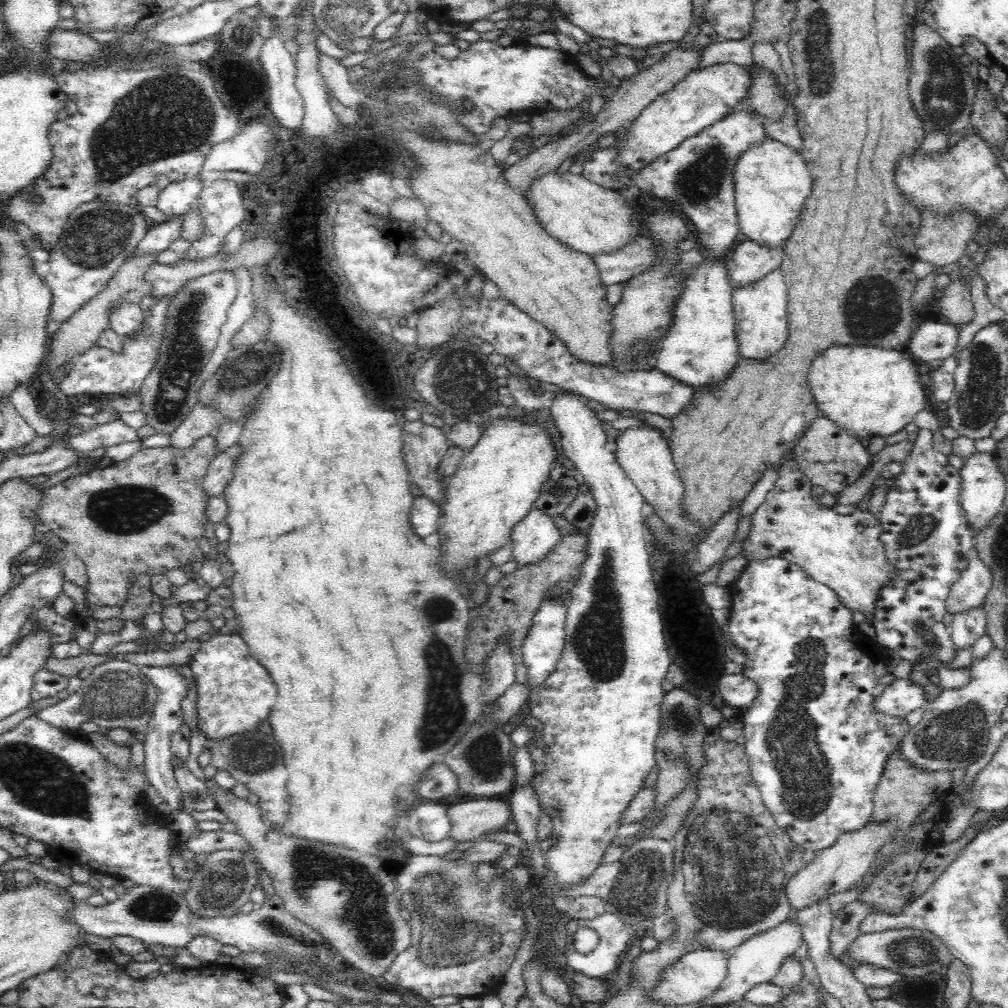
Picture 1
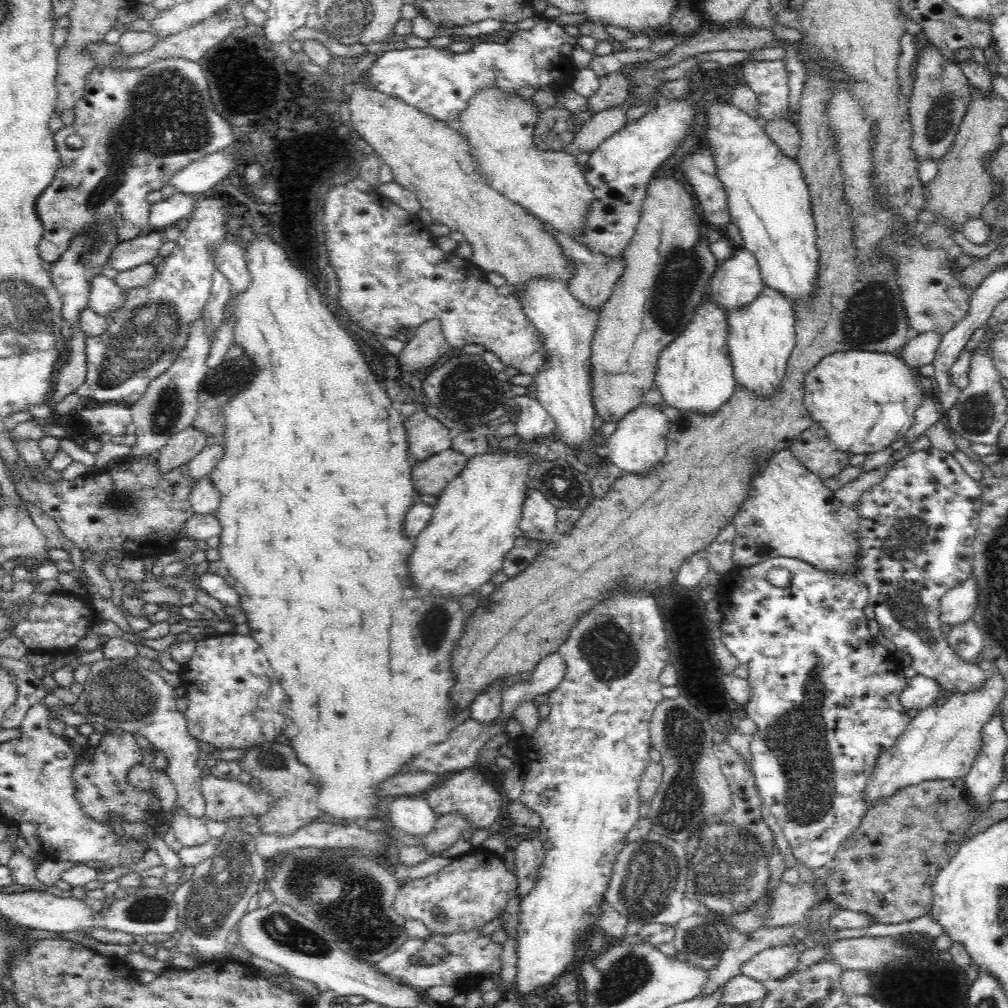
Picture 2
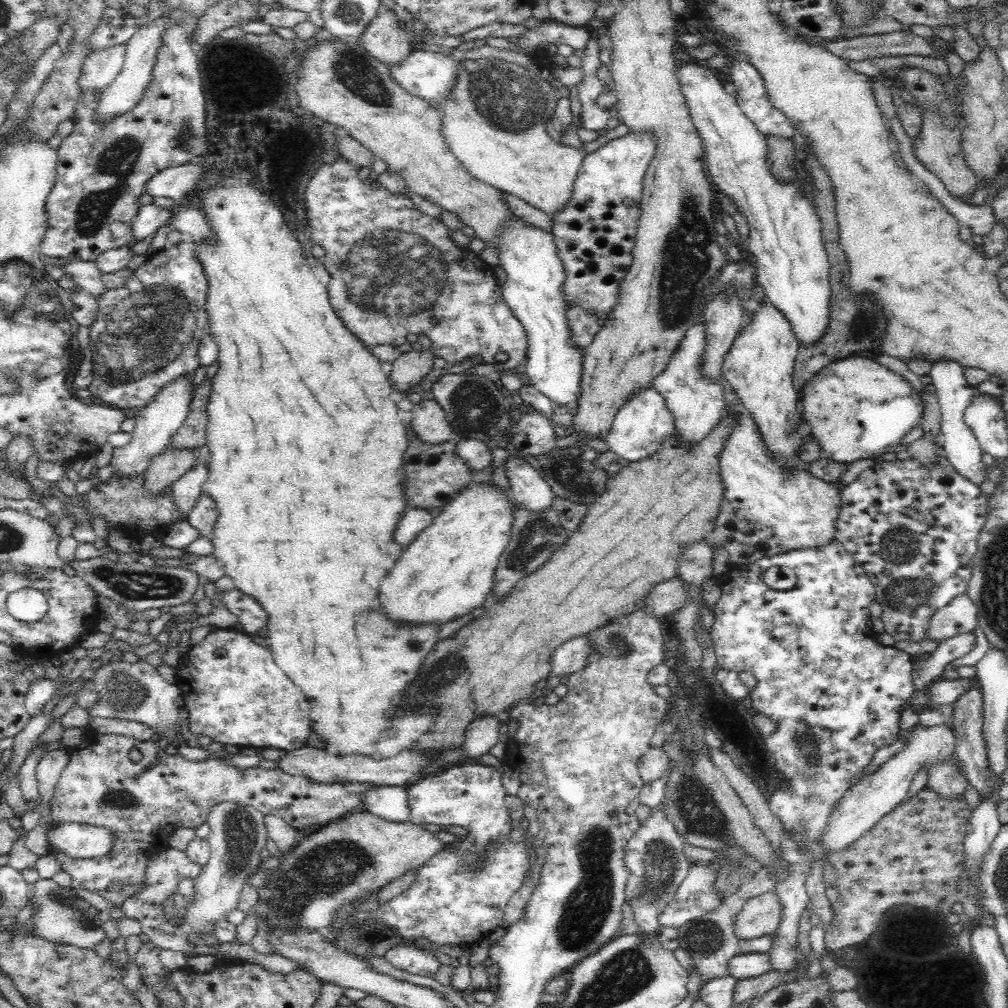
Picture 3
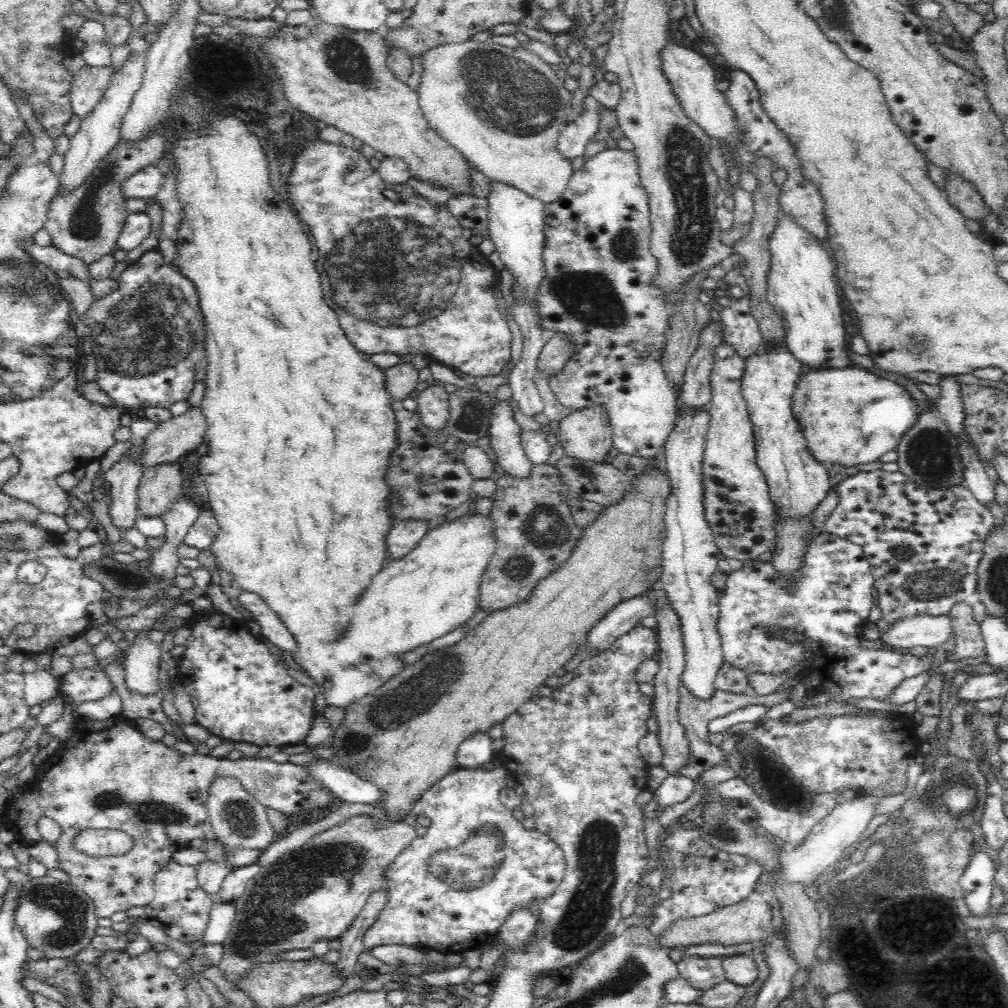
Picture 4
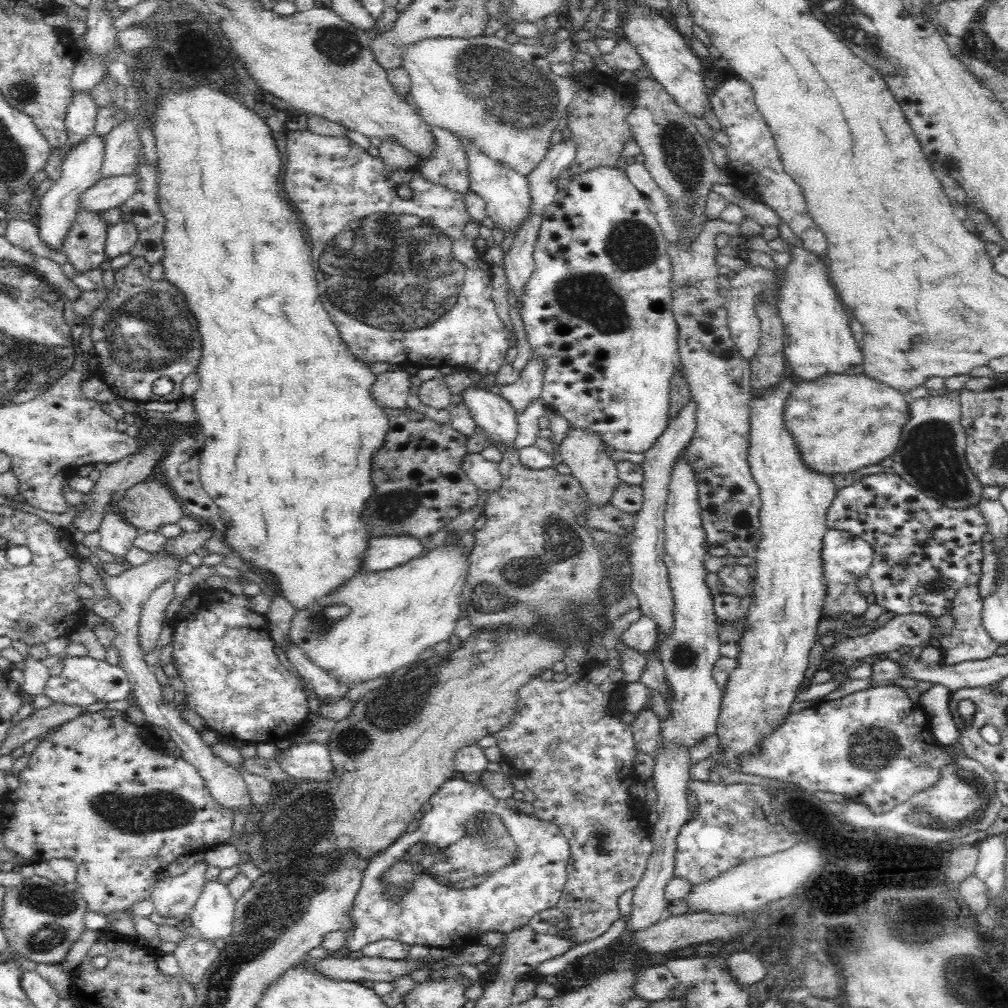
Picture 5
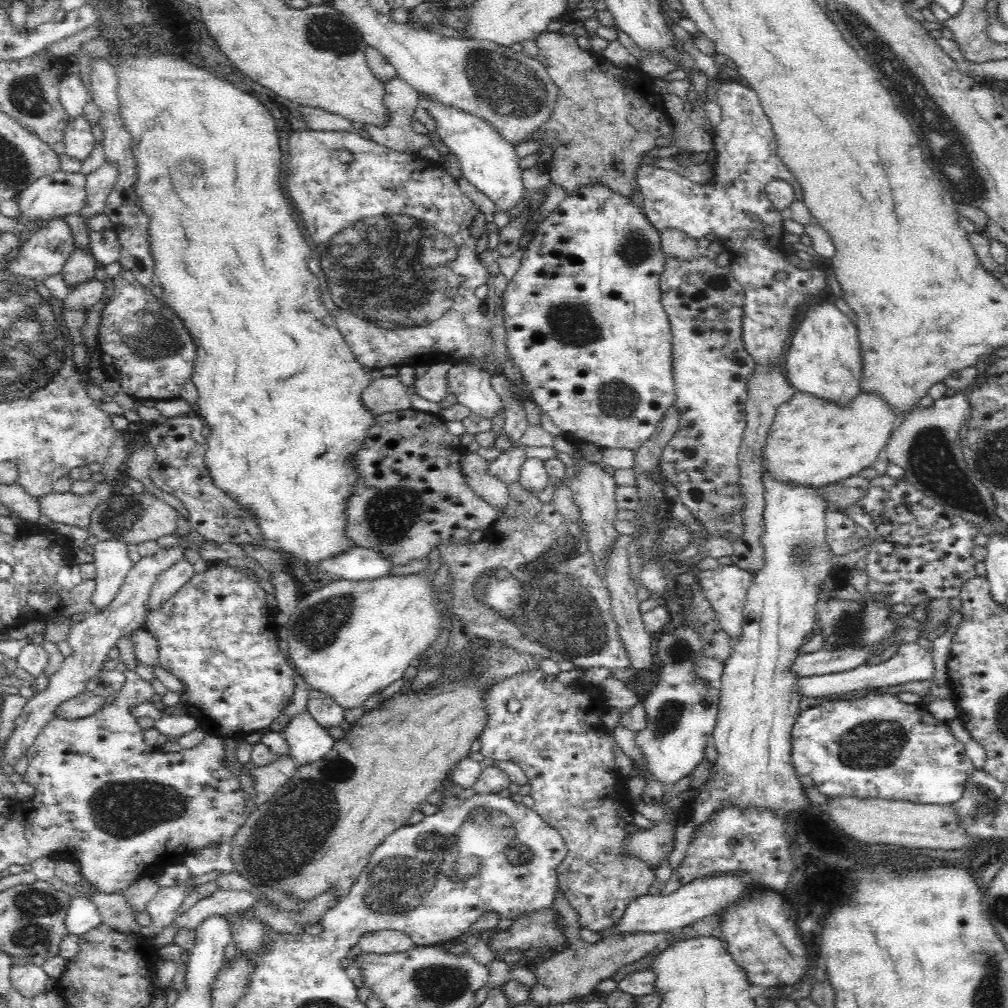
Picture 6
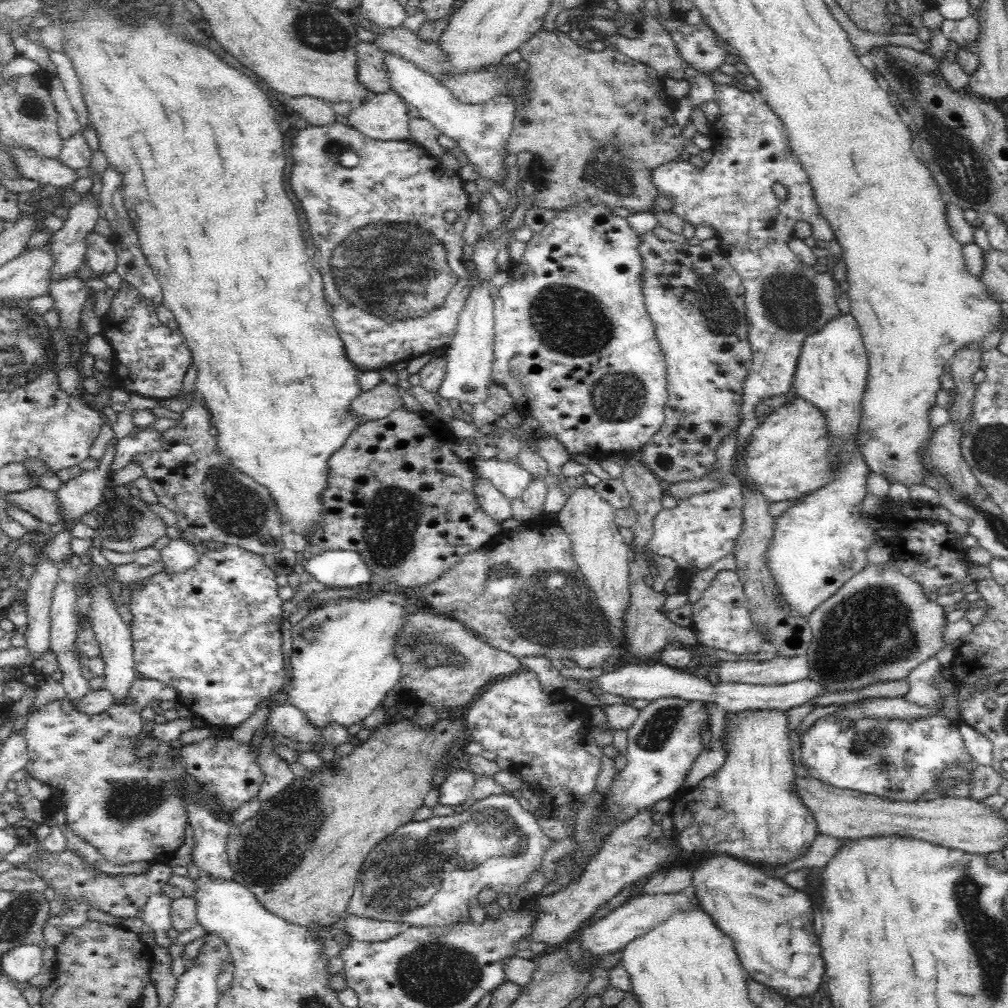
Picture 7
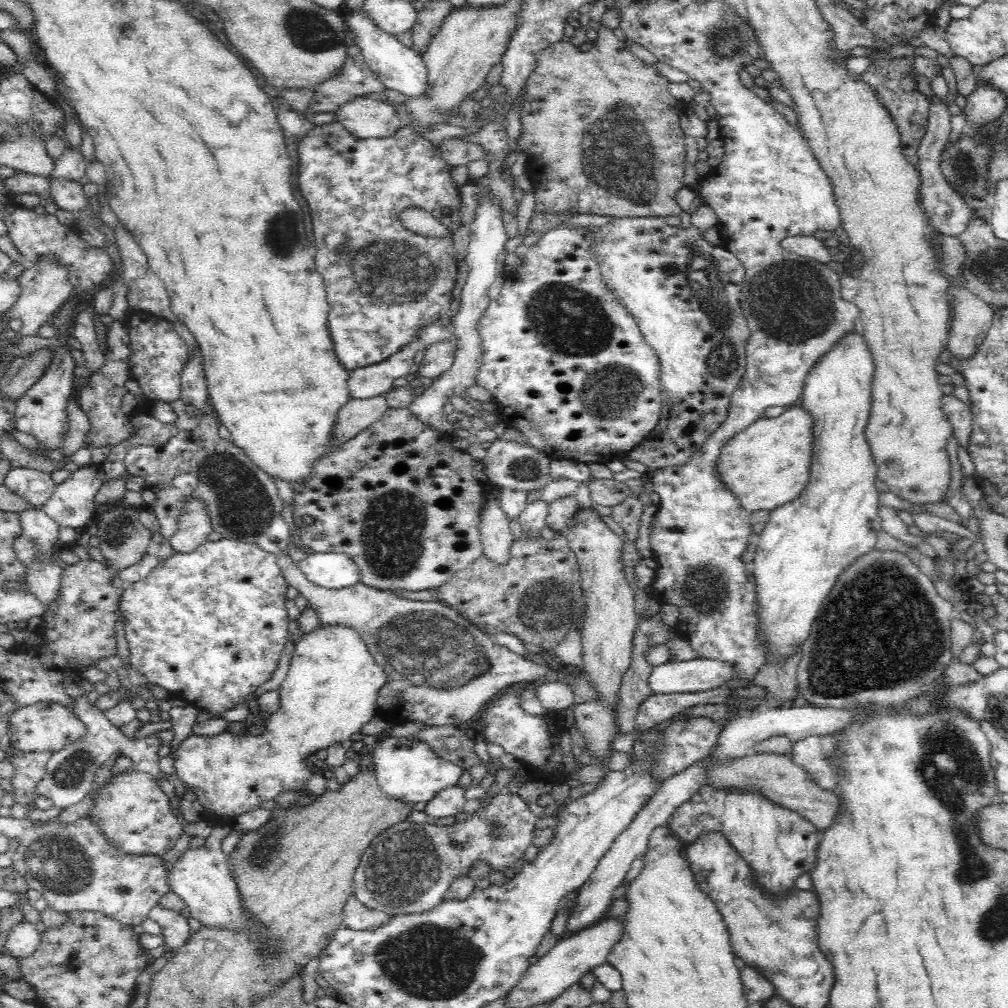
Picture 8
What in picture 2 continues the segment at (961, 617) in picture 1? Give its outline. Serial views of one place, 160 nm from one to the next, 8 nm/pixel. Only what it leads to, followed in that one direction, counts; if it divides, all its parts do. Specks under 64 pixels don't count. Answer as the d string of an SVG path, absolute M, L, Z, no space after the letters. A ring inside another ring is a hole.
M970 619L961 625L952 626L947 635L954 652L964 660L973 661L984 646L983 636L978 625Z

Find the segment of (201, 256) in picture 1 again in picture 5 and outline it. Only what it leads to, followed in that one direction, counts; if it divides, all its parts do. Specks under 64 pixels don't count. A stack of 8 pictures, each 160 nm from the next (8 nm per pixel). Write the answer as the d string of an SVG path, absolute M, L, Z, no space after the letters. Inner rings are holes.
M138 256L134 257L134 259L130 261L128 265L116 270L113 287L109 291L105 302L102 302L102 305L91 316L84 317L83 320L85 324L90 324L92 327L91 337L94 346L93 349L95 350L94 356L96 356L96 358L99 360L99 371L97 376L102 382L108 385L108 387L110 387L116 395L137 404L150 401L177 403L184 397L181 387L183 385L184 379L199 366L200 360L202 358L202 338L198 333L199 323L196 320L193 320L193 316L187 307L187 300L183 297L182 292L180 292L178 288L175 288L175 286L166 279L152 279L148 275L148 272L150 272L150 266L152 266L152 264L150 264L144 257ZM163 377L168 377L174 383L173 391L165 396L155 396L154 390L151 389L151 386L154 386L154 382Z

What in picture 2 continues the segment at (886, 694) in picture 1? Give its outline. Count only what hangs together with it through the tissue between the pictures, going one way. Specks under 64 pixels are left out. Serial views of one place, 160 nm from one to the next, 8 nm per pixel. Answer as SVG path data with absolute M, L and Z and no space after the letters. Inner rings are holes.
M916 675L906 680L906 686L900 694L902 707L908 710L928 708L934 698L940 694L940 685L933 679Z

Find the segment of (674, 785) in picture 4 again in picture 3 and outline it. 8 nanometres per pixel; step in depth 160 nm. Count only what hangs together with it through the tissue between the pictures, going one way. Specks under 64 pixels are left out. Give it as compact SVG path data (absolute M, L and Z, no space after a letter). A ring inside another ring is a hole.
M660 805L654 808L652 816L626 844L625 865L629 870L629 877L626 878L624 903L632 909L634 921L644 933L649 934L658 928L658 916L666 910L690 872L691 864L685 856L684 844L673 825L665 820Z

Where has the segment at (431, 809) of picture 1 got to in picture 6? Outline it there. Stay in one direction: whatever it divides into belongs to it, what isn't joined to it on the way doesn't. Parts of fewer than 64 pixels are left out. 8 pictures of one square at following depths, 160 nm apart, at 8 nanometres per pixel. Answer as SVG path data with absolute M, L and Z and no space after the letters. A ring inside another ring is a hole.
M308 711L294 716L284 735L288 756L298 768L321 760L335 742L327 729L320 726Z

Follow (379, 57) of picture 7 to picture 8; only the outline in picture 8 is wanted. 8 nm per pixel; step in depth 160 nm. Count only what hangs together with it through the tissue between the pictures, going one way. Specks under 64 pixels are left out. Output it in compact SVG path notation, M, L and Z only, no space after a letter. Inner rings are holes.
M355 44L347 46L347 59L338 75L314 88L314 100L310 112L337 111L357 97L371 93L384 93L385 86L378 75L366 64L362 50Z

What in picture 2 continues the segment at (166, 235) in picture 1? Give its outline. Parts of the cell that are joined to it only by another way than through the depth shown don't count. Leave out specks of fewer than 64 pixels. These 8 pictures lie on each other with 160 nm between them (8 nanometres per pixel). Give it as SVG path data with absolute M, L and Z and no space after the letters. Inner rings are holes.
M158 229L149 230L132 240L122 241L114 252L111 252L109 265L118 272L124 272L150 263L152 258L160 254L161 246L166 241L165 230Z

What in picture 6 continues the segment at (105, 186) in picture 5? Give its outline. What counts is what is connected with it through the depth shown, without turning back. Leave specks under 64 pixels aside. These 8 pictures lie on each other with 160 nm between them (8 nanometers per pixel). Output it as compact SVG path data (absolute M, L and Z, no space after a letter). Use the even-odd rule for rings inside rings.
M54 170L54 172L38 178L27 189L21 191L19 209L22 210L22 214L16 216L15 219L20 224L25 225L28 224L28 220L34 222L38 219L48 220L50 216L65 216L66 214L74 214L74 212L79 213L85 207L87 201L85 184L85 175L81 172L70 173Z

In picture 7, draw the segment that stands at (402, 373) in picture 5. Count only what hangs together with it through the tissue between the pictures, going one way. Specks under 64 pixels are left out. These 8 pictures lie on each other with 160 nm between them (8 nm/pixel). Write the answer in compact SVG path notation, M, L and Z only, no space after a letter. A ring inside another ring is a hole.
M382 381L374 388L362 391L351 403L351 411L362 423L384 418L393 410L403 408L401 389Z

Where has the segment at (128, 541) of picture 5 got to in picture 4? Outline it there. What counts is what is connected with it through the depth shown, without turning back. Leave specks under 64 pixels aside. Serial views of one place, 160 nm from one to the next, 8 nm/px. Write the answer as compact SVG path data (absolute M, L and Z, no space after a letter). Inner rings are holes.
M136 415L131 422L131 447L123 454L118 462L115 462L106 472L103 473L103 481L111 487L112 505L109 507L110 516L112 516L112 522L118 530L124 530L124 528L130 528L135 526L134 520L136 520L139 514L137 508L138 500L138 485L143 475L143 470L146 466L141 465L141 458L143 453L146 452L144 446L146 446L146 438L158 428L160 422L156 422L152 419L147 419L144 416Z

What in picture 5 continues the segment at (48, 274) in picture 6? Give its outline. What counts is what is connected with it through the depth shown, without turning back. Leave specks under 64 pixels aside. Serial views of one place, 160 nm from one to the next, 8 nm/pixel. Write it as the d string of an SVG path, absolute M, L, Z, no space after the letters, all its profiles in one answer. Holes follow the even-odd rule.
M92 132L82 142L78 142L59 162L61 165L60 175L41 197L37 209L40 222L38 232L42 242L45 242L48 248L55 248L56 250L62 248L62 239L60 238L66 236L66 232L70 230L70 224L76 218L80 197L100 179L104 178L101 174L101 168L104 162L105 144L104 135L97 135Z

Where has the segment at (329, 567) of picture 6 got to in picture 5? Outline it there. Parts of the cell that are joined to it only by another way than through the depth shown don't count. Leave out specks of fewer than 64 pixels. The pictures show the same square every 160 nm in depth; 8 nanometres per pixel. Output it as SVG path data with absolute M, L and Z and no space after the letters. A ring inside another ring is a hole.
M409 534L372 537L363 558L366 570L390 570L420 555L424 550L420 538Z

